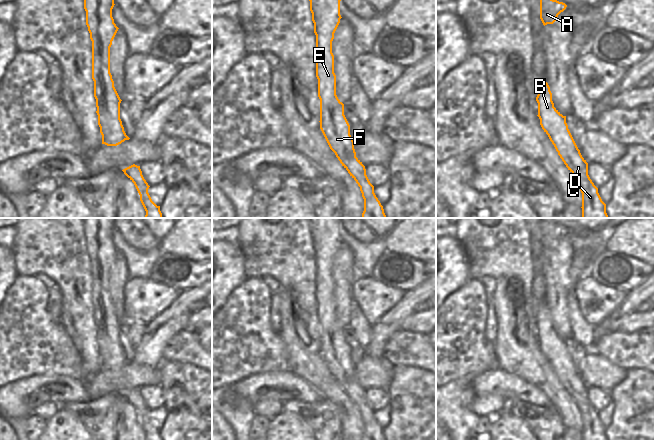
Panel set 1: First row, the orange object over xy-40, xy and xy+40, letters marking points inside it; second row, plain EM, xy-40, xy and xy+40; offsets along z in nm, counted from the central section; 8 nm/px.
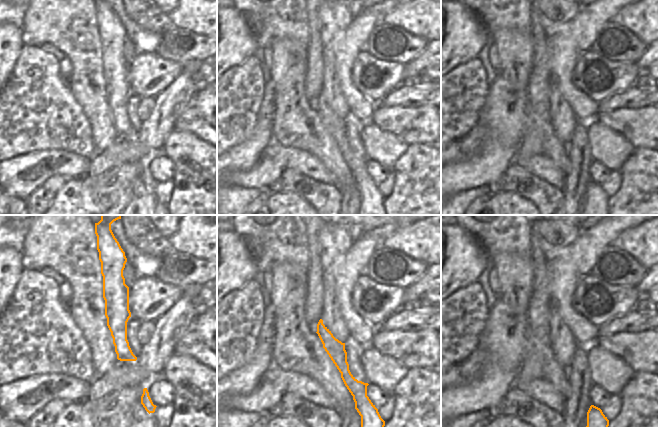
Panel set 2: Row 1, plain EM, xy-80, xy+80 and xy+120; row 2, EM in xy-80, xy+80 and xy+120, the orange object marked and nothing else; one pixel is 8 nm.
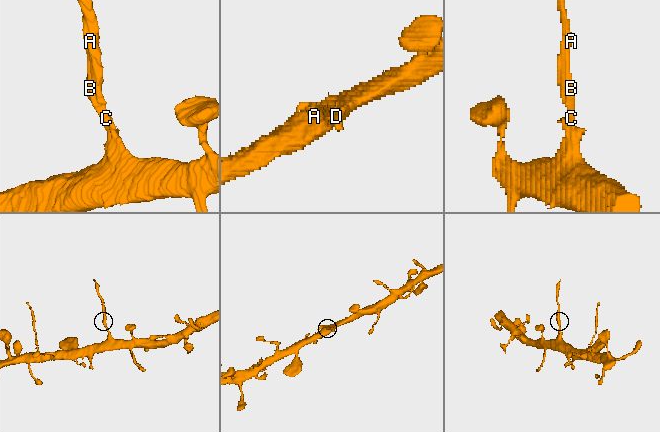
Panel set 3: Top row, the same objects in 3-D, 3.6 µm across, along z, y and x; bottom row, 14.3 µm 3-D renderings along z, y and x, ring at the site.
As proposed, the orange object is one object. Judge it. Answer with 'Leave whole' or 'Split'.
Split.

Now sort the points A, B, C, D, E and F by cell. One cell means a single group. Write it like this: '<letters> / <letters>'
A B E F / C D

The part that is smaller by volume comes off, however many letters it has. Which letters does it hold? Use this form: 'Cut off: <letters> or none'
Cut off: A, B, E, F

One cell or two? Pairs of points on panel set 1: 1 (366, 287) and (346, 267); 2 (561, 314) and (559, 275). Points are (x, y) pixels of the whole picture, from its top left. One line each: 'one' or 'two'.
1: two
2: one

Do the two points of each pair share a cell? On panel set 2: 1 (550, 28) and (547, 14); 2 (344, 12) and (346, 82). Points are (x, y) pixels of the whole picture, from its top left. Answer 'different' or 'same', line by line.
1: same
2: different

